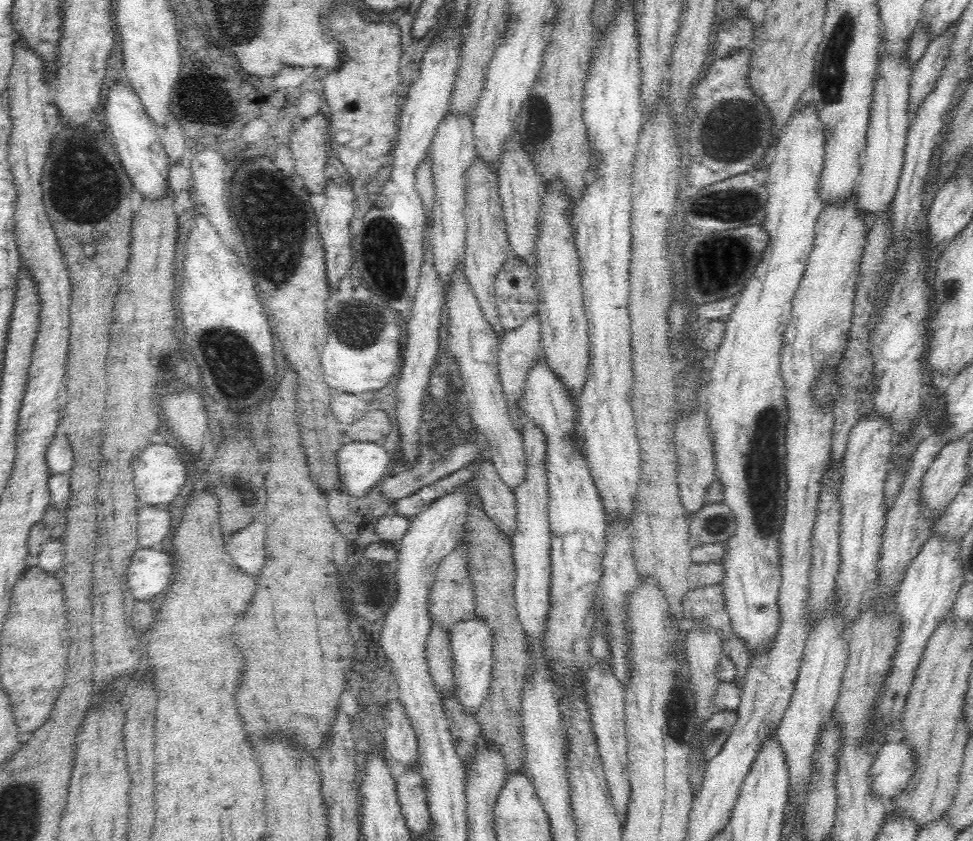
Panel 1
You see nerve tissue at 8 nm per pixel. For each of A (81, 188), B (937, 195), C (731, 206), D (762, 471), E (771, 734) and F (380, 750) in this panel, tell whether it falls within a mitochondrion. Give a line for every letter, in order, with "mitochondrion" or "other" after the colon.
A: mitochondrion
B: other
C: mitochondrion
D: mitochondrion
E: other
F: other

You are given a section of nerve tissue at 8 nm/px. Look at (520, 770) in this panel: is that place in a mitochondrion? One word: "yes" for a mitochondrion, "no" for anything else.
no

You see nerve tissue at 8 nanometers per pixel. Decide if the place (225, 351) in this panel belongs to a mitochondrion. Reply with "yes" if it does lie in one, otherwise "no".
yes

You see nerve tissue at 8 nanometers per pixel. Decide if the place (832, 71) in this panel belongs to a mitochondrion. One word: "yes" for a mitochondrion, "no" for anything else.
yes

